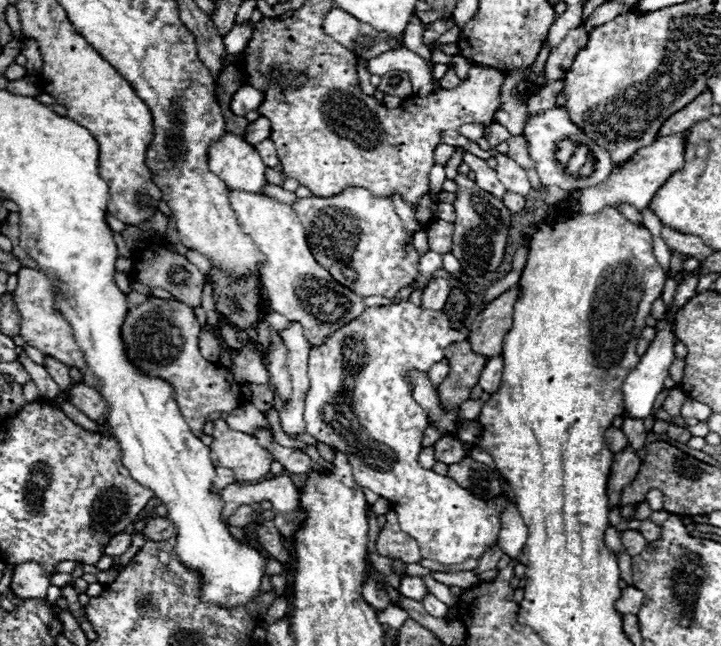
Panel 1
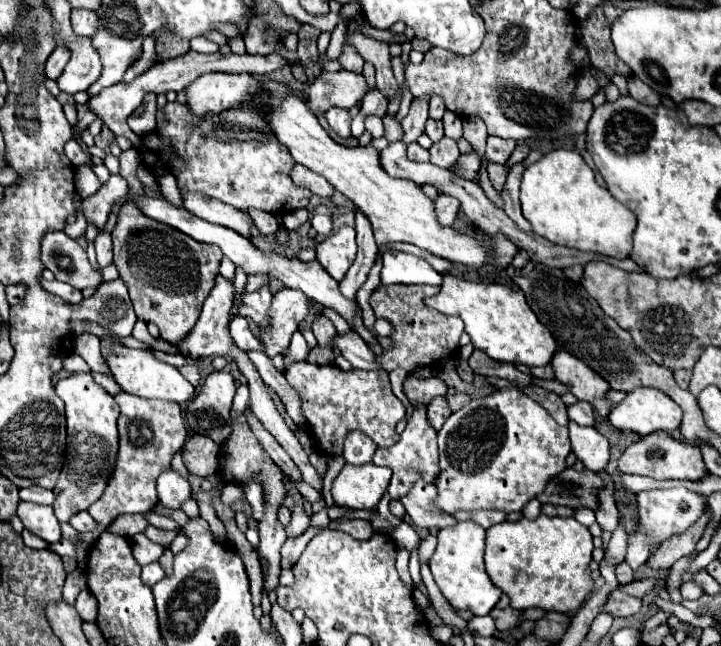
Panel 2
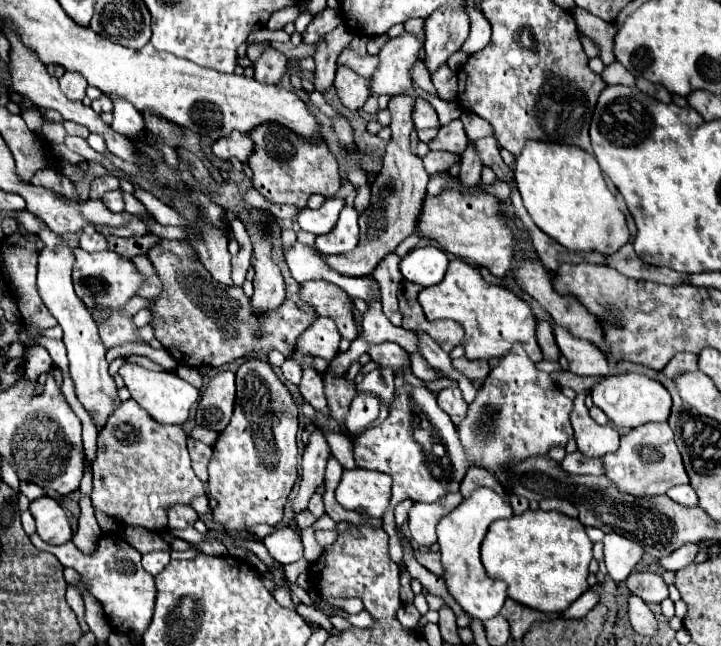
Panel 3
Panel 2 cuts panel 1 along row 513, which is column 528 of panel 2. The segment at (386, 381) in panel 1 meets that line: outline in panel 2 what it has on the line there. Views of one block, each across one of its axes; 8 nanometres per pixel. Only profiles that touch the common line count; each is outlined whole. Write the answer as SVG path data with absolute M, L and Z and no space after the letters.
M506 386L486 398L472 398L462 410L454 412L438 432L438 448L442 472L434 484L438 488L436 506L440 506L440 510L448 514L454 514L456 510L480 508L516 512L540 494L540 490L544 490L552 474L560 474L560 470L566 468L570 438L568 426L560 426L538 402L520 392L516 386Z

